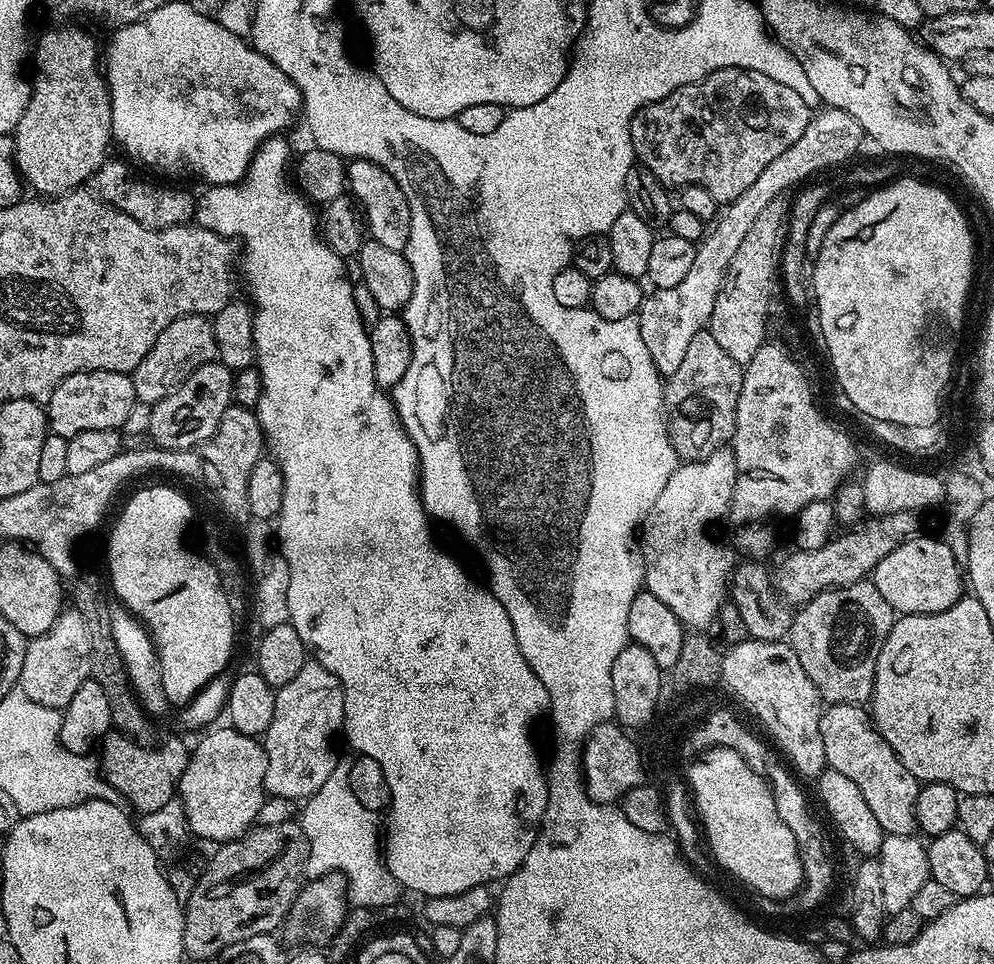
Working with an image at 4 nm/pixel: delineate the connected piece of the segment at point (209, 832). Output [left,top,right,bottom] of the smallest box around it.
[178,726,268,846]

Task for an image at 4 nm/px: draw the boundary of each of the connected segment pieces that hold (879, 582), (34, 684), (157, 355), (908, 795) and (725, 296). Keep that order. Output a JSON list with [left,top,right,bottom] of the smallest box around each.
[[871,534,966,616],[19,611,92,710],[130,316,216,406],[820,704,921,835],[710,199,789,365]]

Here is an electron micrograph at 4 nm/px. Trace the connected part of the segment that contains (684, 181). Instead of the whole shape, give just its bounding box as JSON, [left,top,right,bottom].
[628,68,813,206]

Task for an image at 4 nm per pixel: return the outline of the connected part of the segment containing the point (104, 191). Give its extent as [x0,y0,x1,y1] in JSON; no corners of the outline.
[90,159,196,228]

